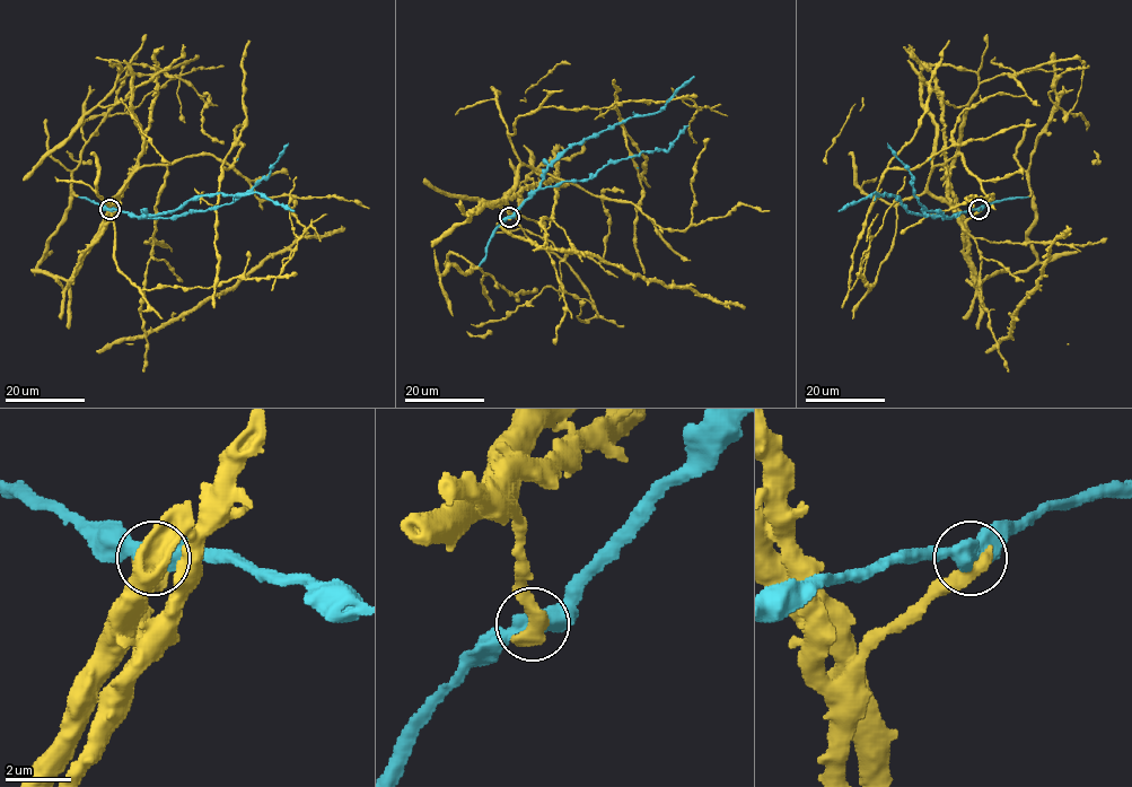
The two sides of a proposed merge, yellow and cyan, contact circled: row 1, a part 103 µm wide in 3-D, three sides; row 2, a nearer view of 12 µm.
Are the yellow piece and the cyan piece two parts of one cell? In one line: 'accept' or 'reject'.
accept

